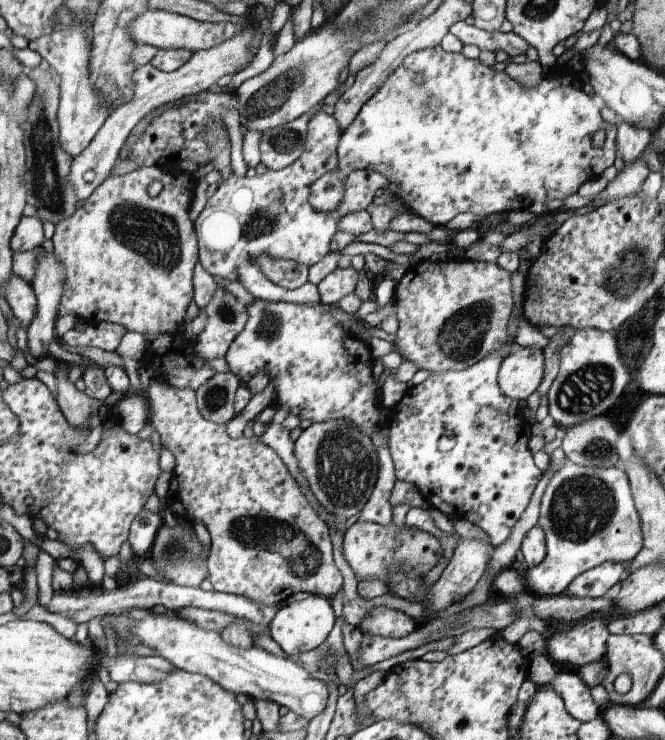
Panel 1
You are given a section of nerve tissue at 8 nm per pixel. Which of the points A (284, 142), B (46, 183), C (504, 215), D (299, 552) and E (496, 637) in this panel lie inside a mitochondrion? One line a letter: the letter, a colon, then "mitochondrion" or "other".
A: mitochondrion
B: mitochondrion
C: other
D: mitochondrion
E: other

